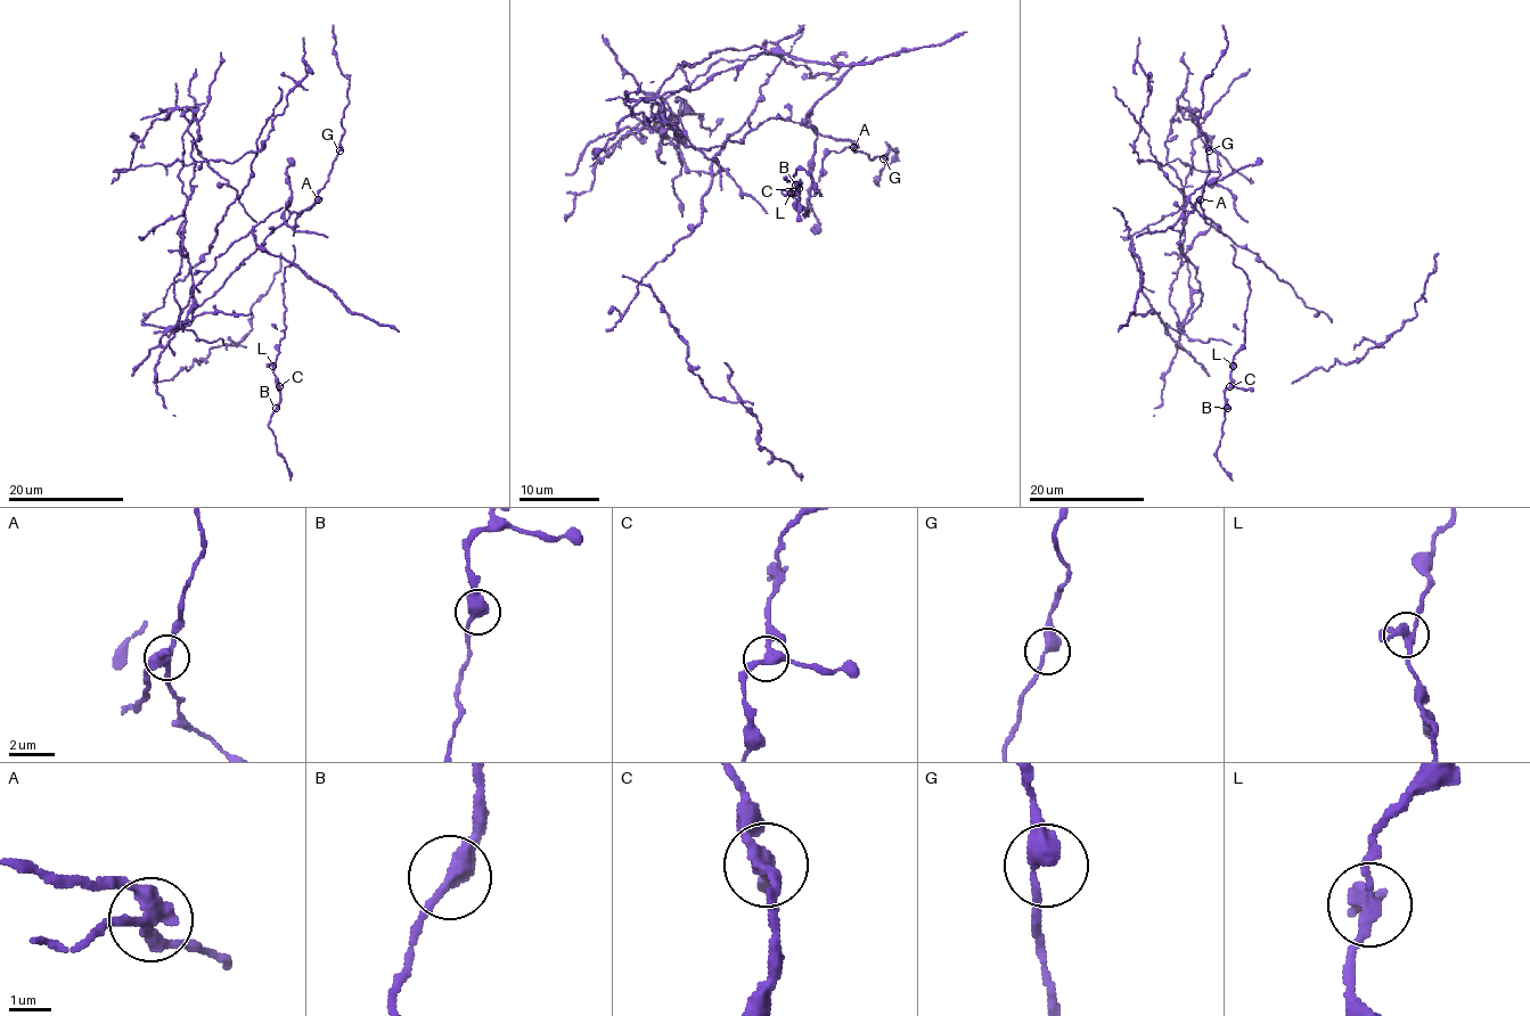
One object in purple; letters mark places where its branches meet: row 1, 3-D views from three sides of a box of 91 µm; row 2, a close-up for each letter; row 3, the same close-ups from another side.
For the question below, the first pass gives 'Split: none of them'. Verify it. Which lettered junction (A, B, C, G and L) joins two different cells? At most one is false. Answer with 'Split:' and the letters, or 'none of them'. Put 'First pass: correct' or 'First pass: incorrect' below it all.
Split: A
First pass: incorrect

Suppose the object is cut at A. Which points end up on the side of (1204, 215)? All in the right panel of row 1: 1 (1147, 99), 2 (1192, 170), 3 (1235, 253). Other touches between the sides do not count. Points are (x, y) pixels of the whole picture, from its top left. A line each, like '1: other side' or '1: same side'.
1: other side
2: other side
3: same side

